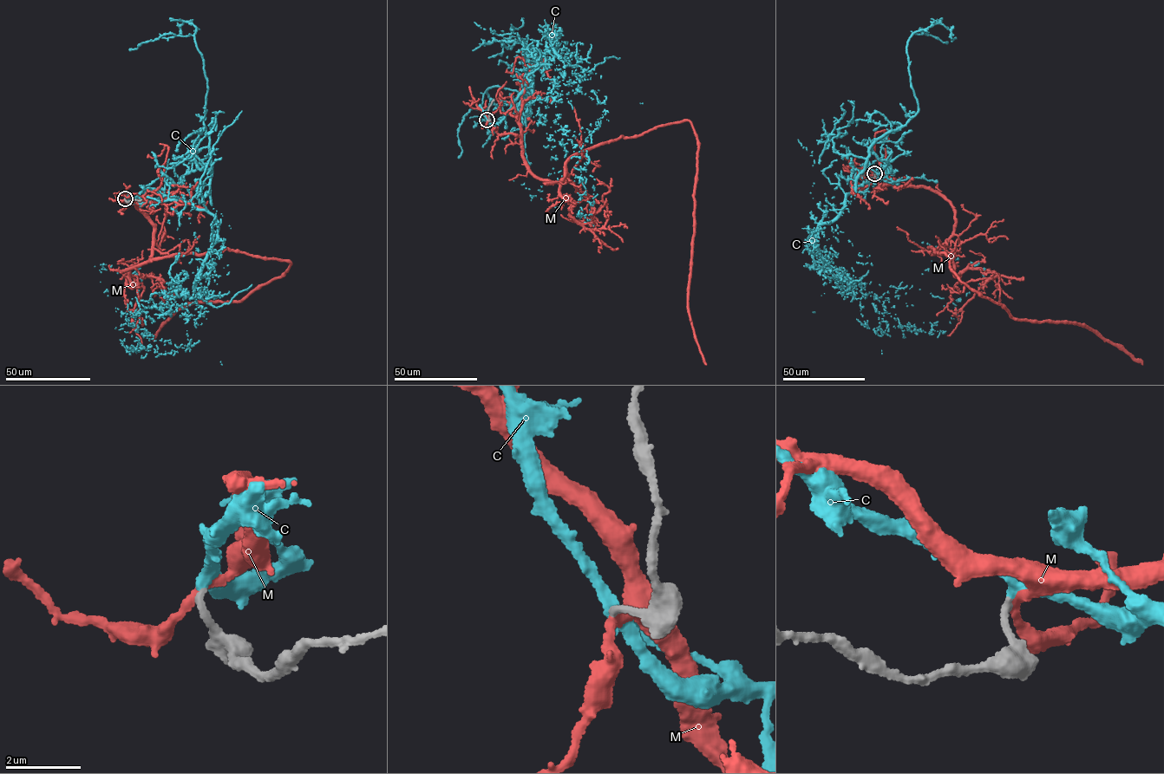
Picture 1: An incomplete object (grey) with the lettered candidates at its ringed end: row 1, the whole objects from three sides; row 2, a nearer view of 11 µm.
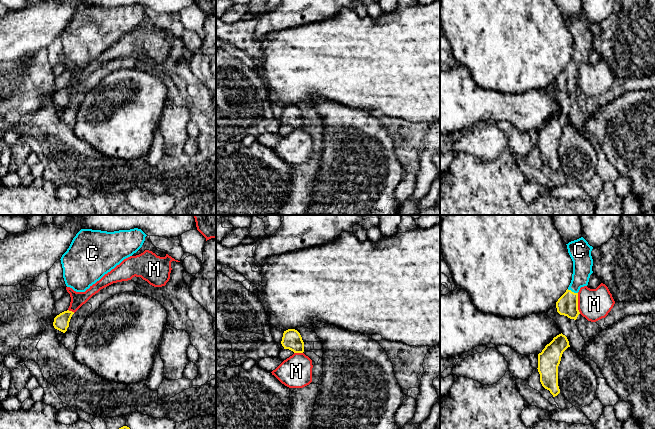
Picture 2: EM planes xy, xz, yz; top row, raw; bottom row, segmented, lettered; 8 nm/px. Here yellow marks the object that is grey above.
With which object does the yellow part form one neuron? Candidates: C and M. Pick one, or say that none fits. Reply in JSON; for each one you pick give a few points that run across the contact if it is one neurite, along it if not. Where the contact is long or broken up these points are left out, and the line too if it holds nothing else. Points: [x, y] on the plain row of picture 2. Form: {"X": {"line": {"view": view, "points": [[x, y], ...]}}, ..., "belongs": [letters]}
{"C": {"line": {"view": "yz", "points": [[567, 81], [571, 67], [580, 54], [582, 38]]}}, "belongs": ["C"]}

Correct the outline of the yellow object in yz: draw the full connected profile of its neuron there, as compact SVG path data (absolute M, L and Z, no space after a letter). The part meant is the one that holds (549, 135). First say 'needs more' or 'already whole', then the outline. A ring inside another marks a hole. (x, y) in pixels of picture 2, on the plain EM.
already whole; M562 109L553 114L538 130L538 148L542 162L549 166L553 173L560 169L558 162L558 142L563 128L570 123L569 117Z

